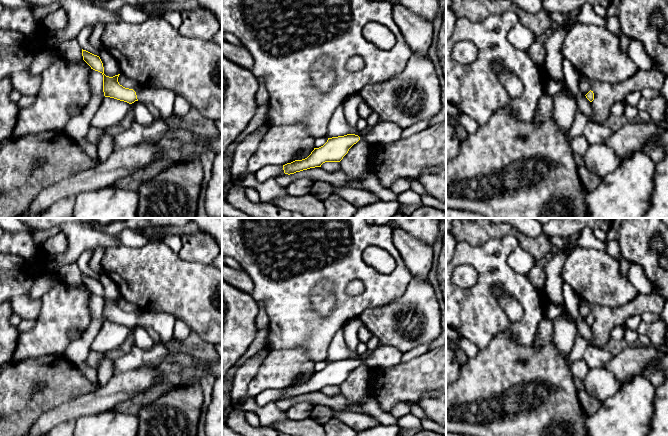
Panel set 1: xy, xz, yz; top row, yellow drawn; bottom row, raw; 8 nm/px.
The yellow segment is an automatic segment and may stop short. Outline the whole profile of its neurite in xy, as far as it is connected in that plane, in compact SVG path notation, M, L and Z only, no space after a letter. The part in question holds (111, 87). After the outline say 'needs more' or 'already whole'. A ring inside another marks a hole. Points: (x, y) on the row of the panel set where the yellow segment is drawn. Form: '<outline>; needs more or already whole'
M82 49L83 60L91 69L100 72L103 75L103 92L105 97L114 98L129 104L135 101L144 104L153 104L160 112L160 120L164 122L173 113L176 94L167 88L142 88L137 93L133 89L125 88L118 82L120 74L113 77L104 74L103 63L99 56L94 55Z; needs more

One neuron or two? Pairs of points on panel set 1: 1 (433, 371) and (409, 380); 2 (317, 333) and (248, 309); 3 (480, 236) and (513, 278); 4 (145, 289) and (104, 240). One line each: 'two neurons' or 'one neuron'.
1: one neuron
2: two neurons
3: two neurons
4: two neurons

